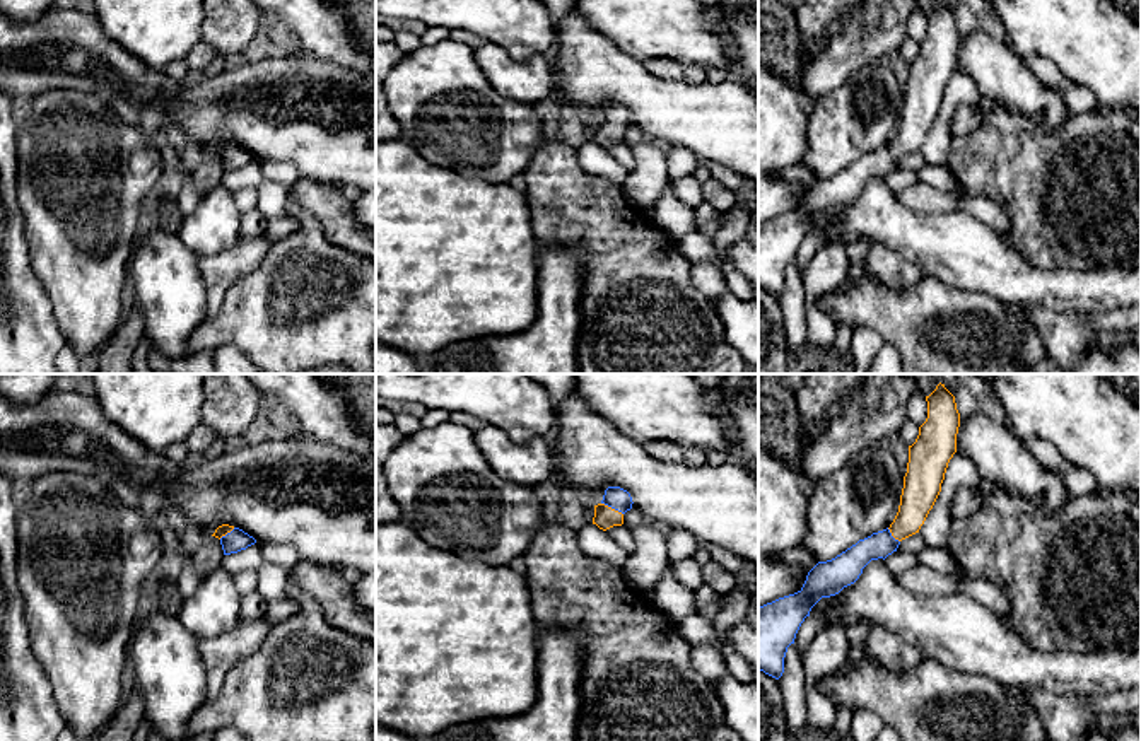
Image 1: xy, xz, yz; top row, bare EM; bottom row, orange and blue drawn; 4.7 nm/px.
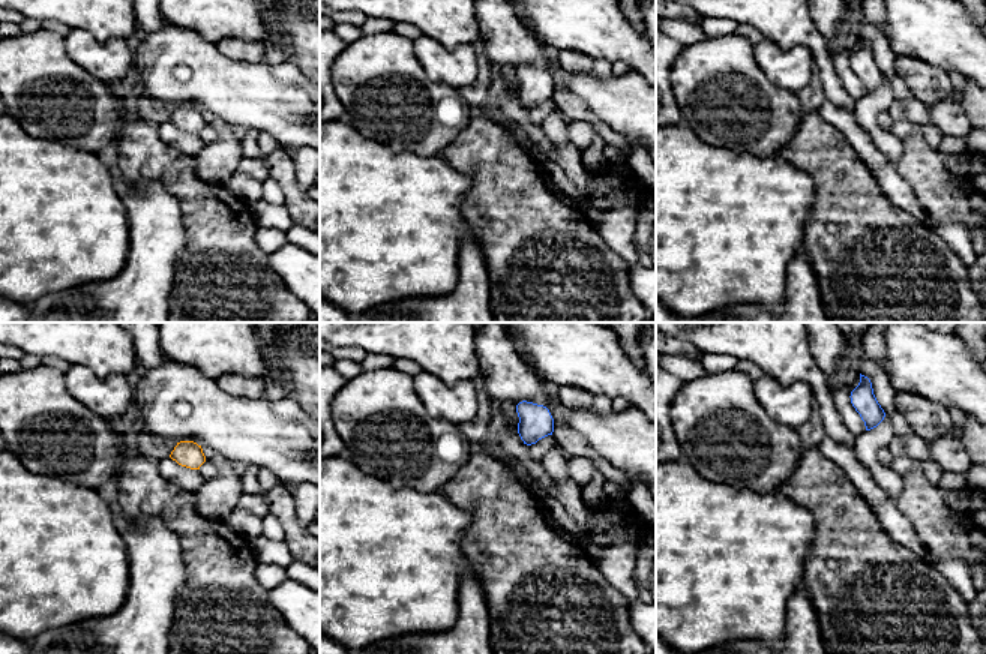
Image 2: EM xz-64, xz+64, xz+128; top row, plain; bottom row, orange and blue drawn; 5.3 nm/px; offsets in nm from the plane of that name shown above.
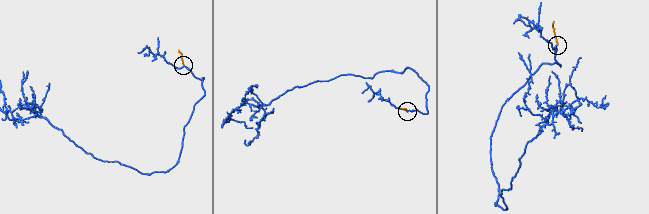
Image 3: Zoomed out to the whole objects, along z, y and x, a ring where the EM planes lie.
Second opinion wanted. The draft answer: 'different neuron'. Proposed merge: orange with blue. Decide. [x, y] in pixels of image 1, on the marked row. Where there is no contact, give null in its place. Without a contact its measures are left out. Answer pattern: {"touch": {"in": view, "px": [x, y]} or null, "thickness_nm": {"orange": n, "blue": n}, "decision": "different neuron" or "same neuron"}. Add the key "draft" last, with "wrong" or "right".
{"touch": {"in": "xz", "px": [610, 507]}, "thickness_nm": {"orange": 110, "blue": 110}, "decision": "same neuron", "draft": "wrong"}

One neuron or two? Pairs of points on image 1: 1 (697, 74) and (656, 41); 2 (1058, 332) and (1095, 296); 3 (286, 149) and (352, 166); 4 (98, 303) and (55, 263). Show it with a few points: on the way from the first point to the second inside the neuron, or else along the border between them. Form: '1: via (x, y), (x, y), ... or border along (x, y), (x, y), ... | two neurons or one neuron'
1: border along (646, 60), (673, 58), (697, 64), (704, 69) | two neurons
2: border along (1039, 304), (1058, 311), (1102, 313), (1117, 309) | two neurons
3: via (303, 149), (335, 149) | one neuron
4: via (87, 292), (65, 270) | one neuron

